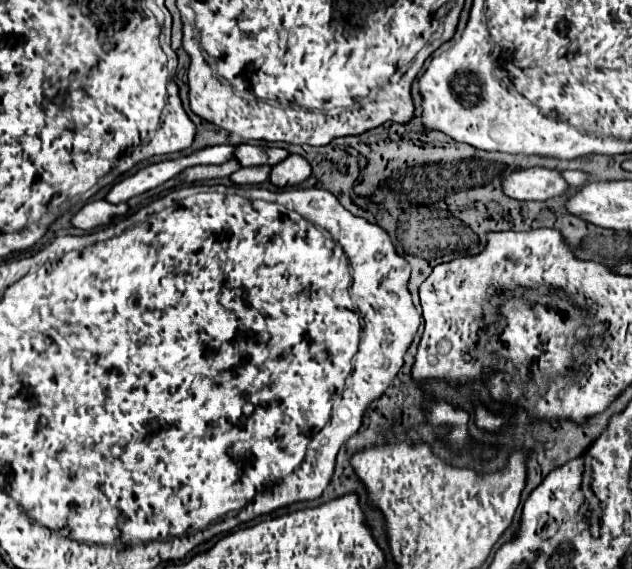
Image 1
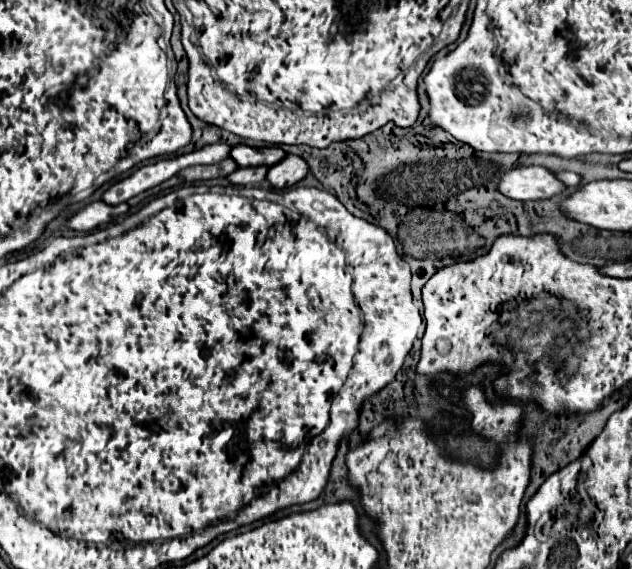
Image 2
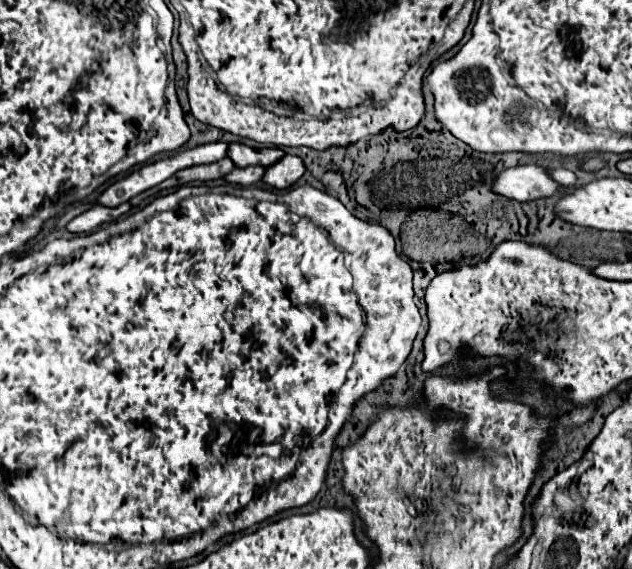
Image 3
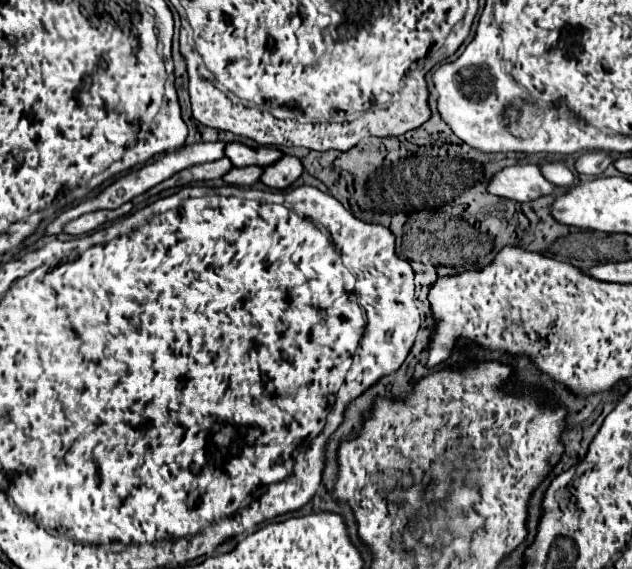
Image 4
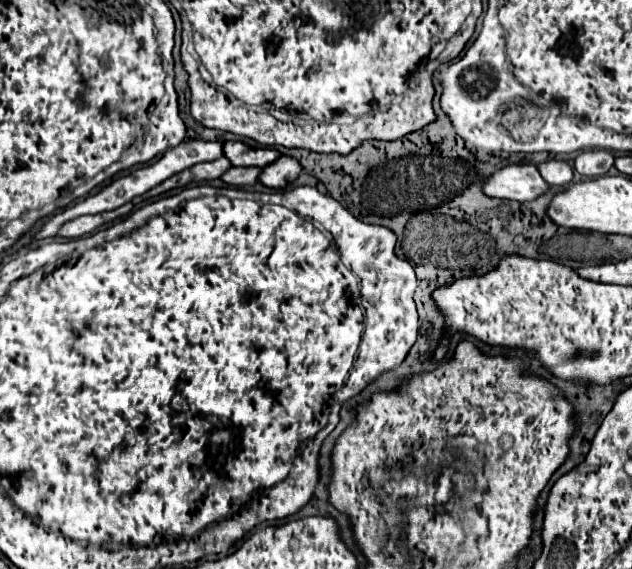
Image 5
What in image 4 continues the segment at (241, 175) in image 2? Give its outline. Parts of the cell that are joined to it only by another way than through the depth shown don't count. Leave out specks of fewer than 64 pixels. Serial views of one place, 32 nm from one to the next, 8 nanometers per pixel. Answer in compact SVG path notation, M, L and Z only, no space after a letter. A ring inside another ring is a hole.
M246 166L246 168L232 168L222 176L222 180L230 186L252 186L260 180L262 168L260 166Z

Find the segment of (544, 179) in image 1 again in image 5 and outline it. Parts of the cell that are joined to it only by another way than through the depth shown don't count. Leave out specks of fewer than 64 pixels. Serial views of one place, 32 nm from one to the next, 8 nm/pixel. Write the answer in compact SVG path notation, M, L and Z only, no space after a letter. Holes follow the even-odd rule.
M508 164L494 172L482 186L482 192L486 192L490 198L516 202L534 200L546 190L548 184L534 164Z

